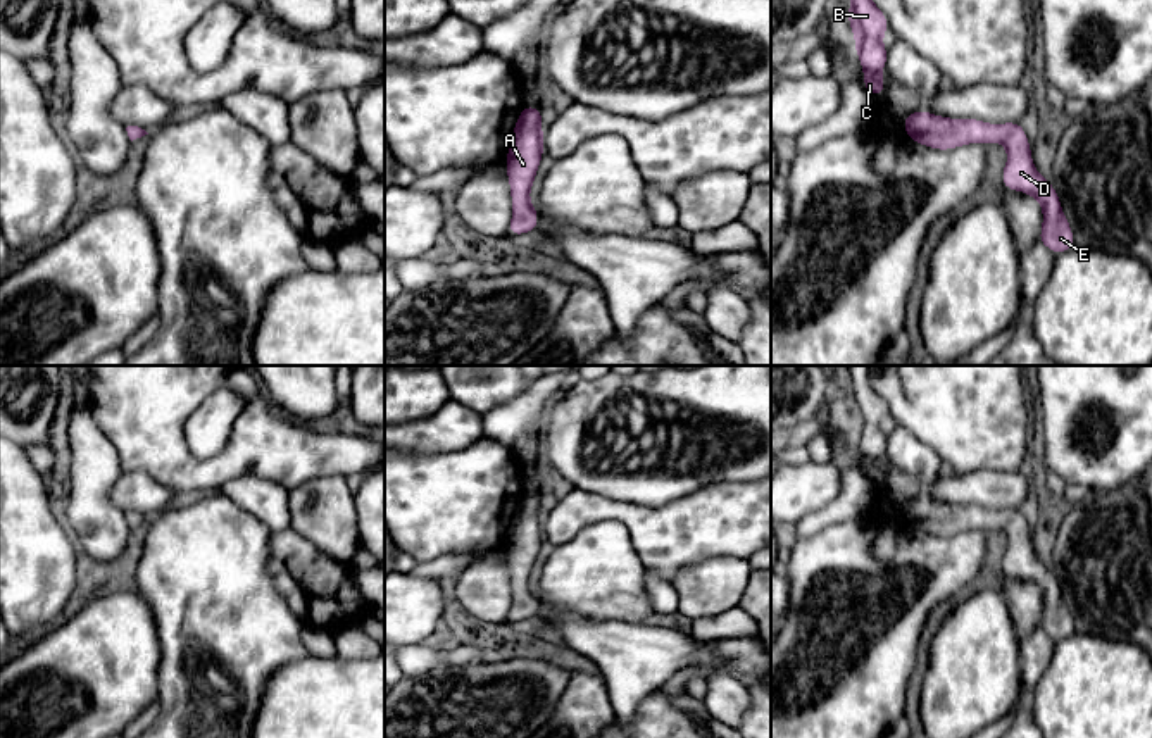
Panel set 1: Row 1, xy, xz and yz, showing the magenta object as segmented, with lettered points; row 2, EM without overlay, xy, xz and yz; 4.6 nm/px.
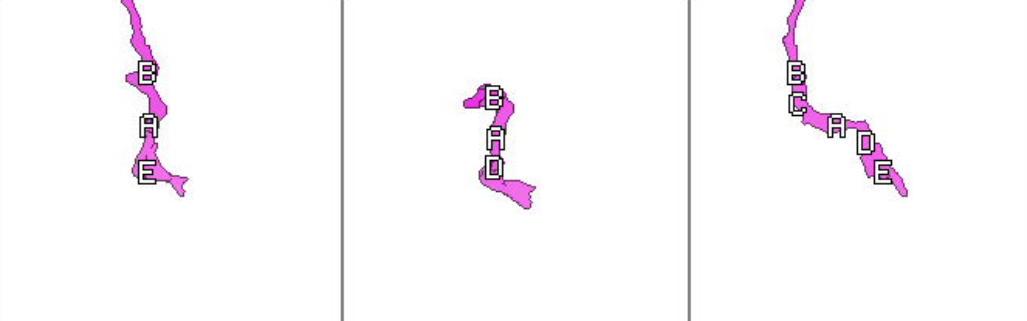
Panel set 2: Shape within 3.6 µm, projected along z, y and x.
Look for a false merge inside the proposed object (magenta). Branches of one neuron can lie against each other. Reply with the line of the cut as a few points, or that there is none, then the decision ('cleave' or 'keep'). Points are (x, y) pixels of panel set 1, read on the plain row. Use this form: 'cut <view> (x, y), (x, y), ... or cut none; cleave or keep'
cut none; keep

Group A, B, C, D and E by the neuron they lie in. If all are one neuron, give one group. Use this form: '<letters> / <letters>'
A B C D E

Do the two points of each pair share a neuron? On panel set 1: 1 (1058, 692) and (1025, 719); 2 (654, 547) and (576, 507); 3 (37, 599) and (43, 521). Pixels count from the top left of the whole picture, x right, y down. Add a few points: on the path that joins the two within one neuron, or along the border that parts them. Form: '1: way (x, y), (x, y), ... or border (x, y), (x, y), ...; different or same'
1: border (1030, 699), (1037, 719); different
2: way (638, 526), (623, 511), (597, 507); same
3: way (37, 580), (37, 540); same

